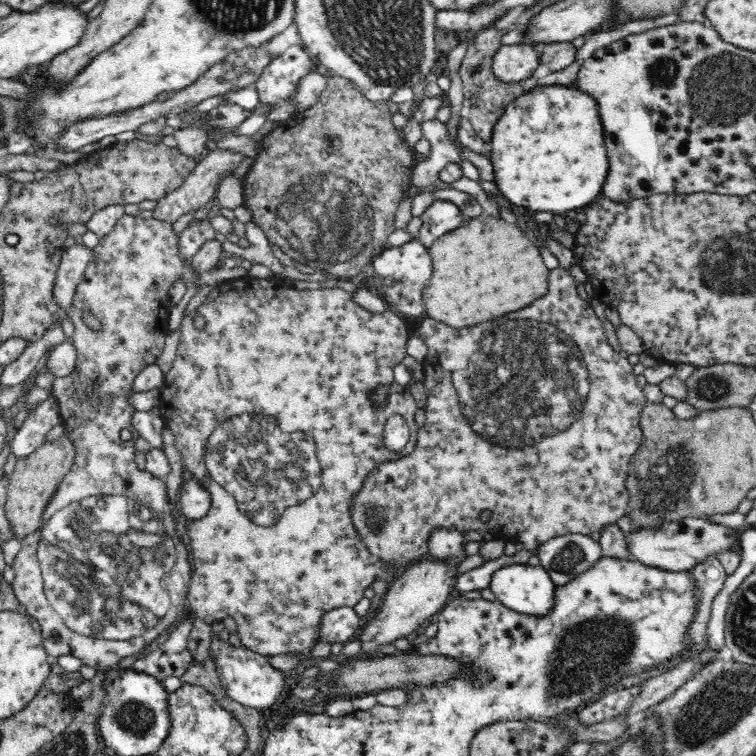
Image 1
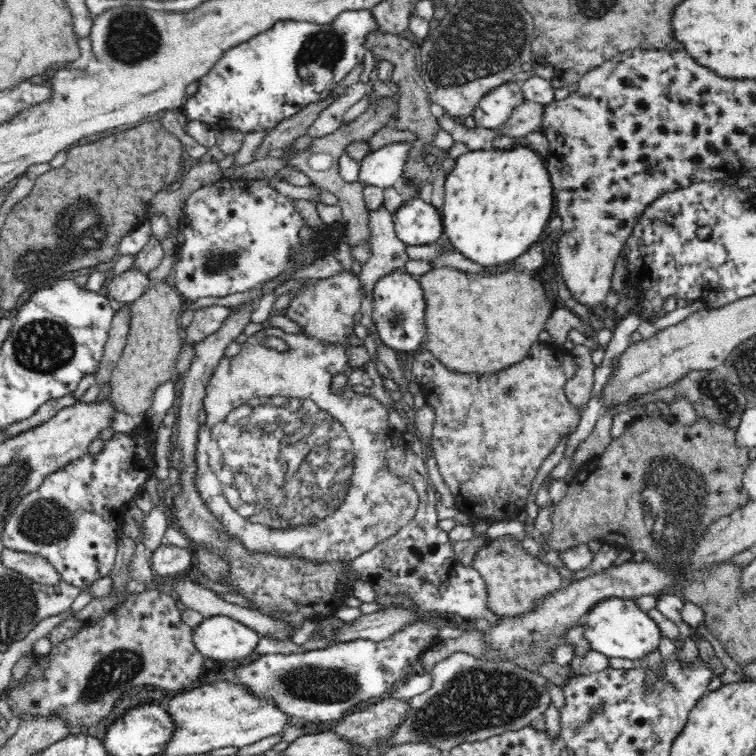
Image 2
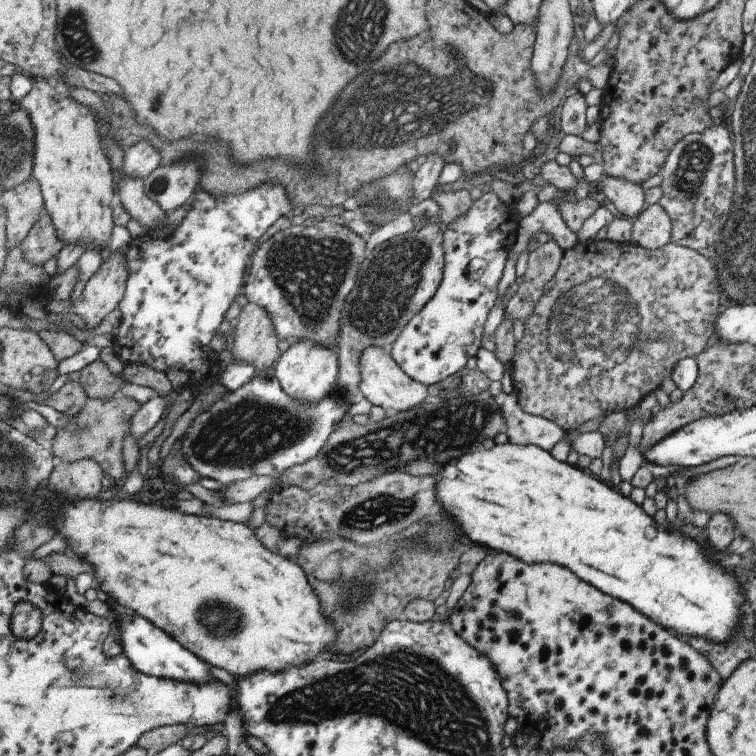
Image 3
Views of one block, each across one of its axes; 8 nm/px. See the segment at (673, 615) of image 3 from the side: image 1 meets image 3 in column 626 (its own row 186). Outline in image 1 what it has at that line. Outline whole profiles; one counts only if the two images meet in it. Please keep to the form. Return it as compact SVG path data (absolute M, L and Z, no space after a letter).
M538 86L534 90L530 90L528 94L524 94L522 98L516 98L512 104L508 104L504 108L504 116L496 122L494 130L492 130L492 166L494 166L494 172L496 172L496 184L500 188L500 192L516 206L524 206L528 210L534 210L534 212L552 212L552 214L560 214L560 216L568 216L568 214L574 214L574 212L568 212L568 210L576 210L576 208L582 208L586 204L590 204L594 200L594 196L598 196L602 192L600 184L604 182L604 176L606 176L606 170L608 170L608 150L604 148L604 128L602 128L602 118L600 118L600 112L598 112L598 104L592 96L588 94L582 94L576 86Z

